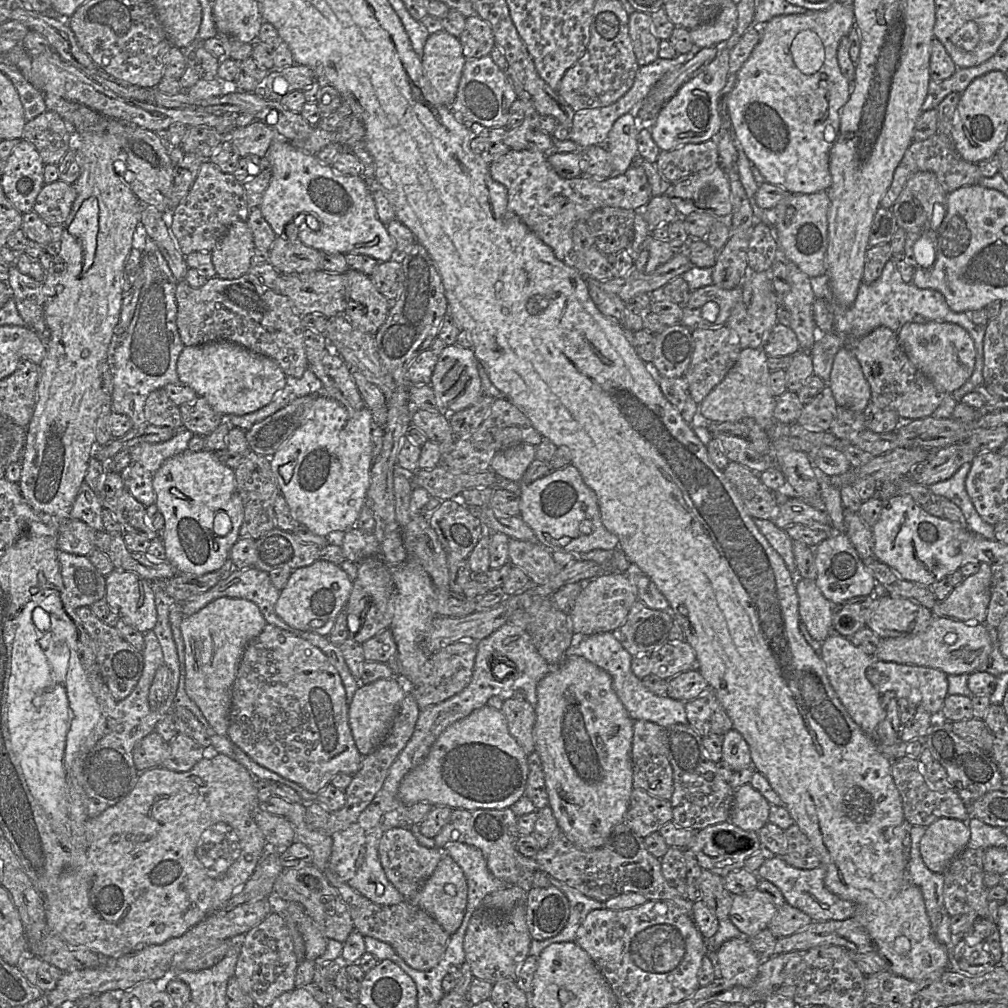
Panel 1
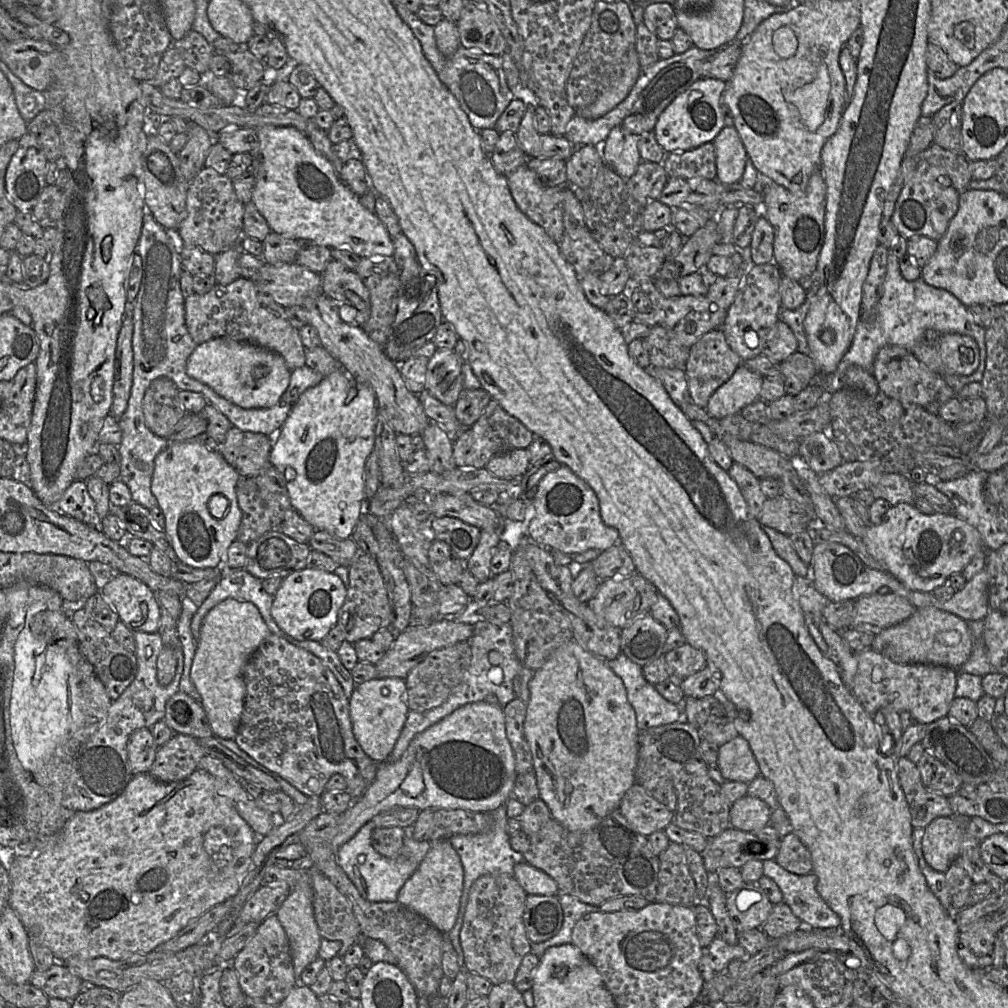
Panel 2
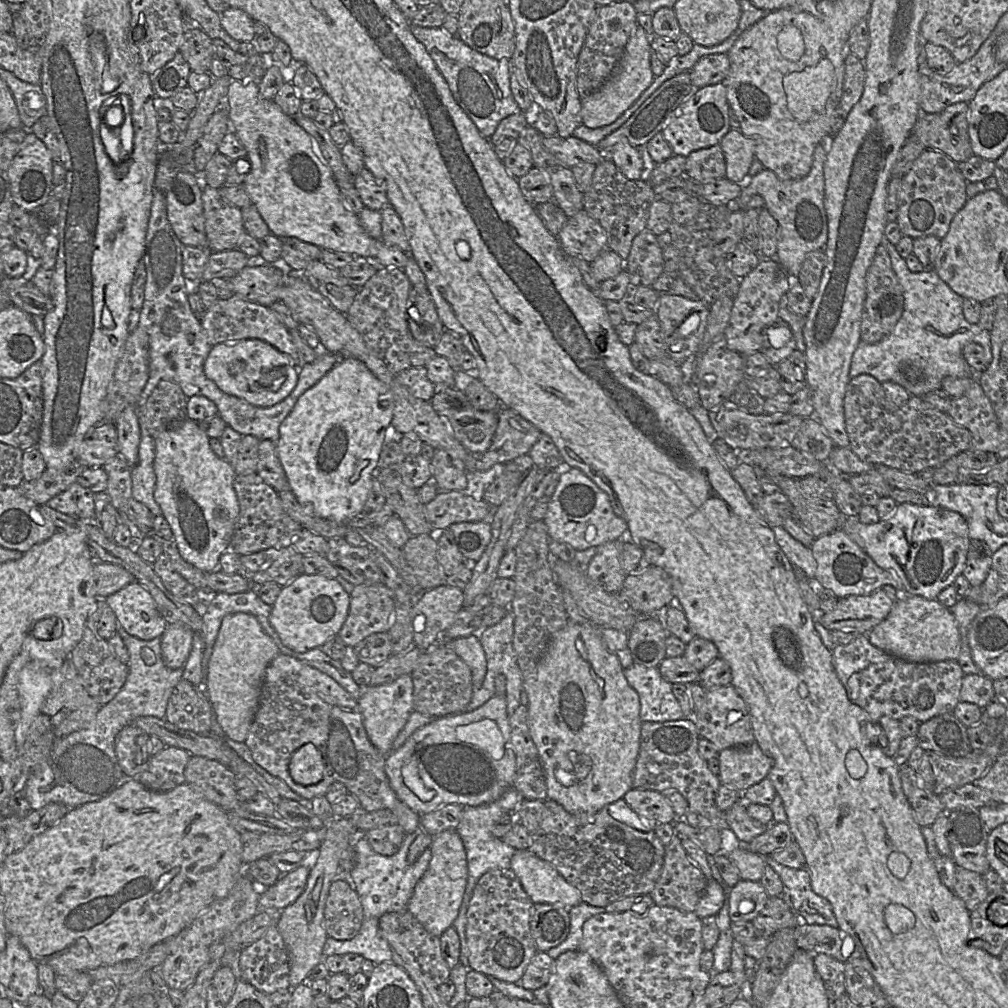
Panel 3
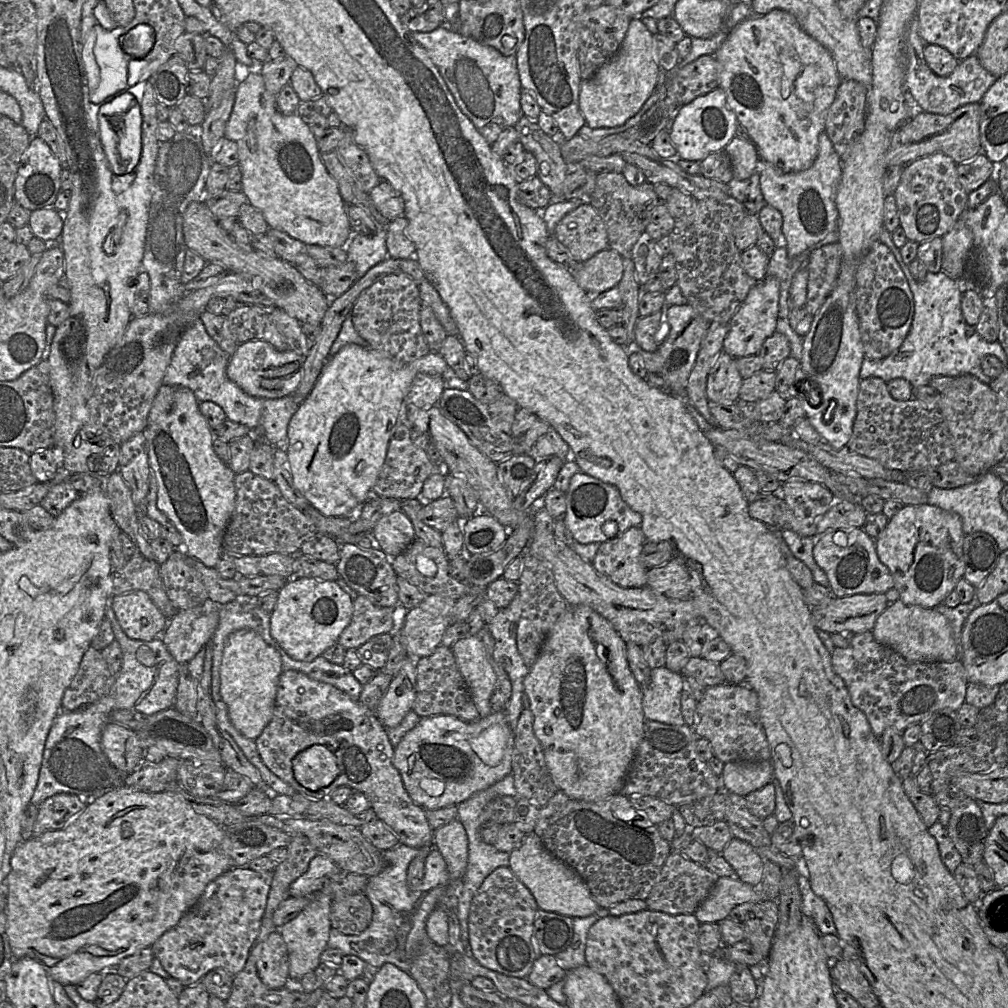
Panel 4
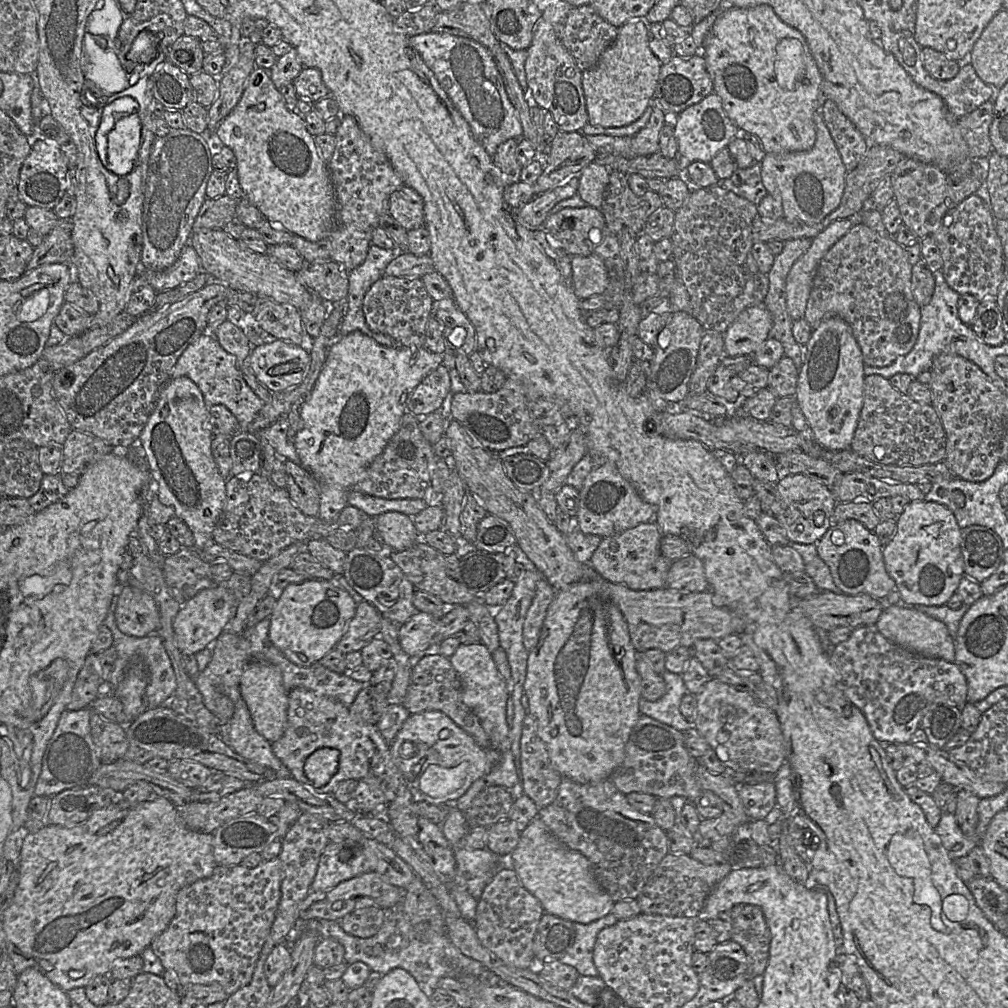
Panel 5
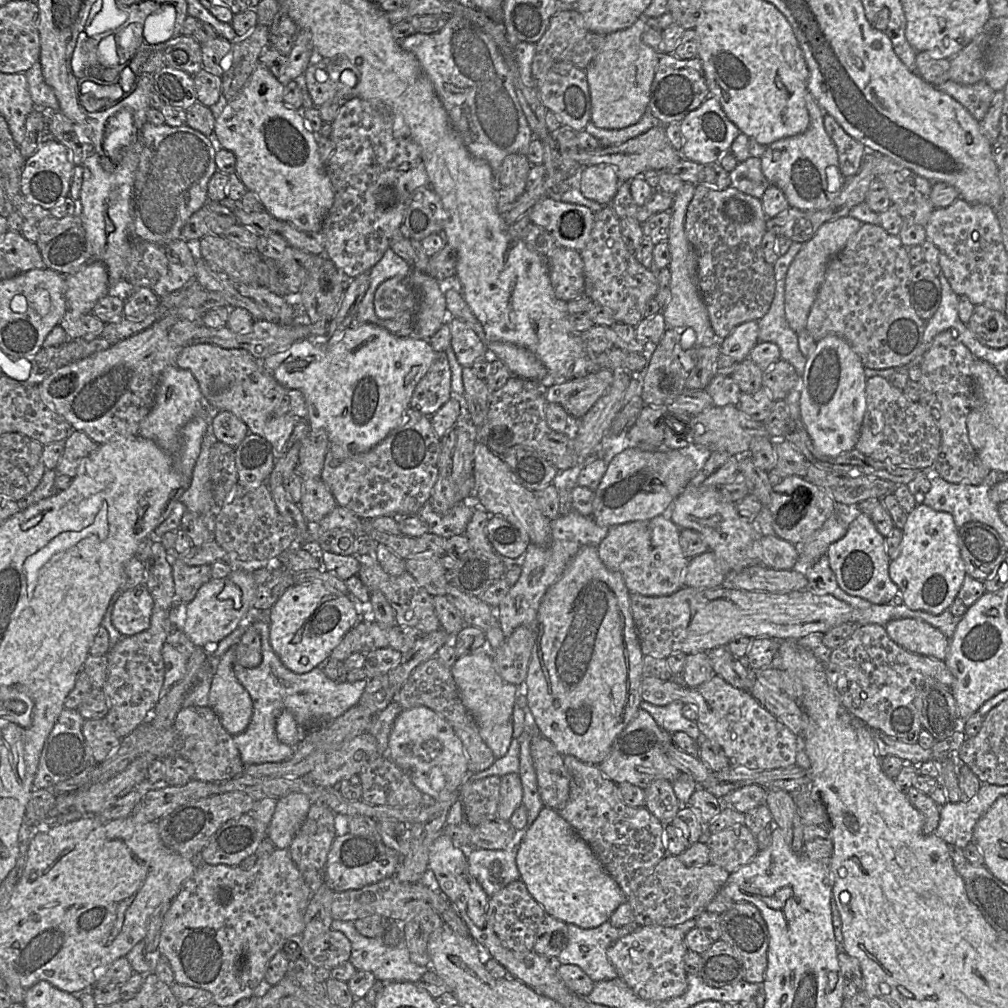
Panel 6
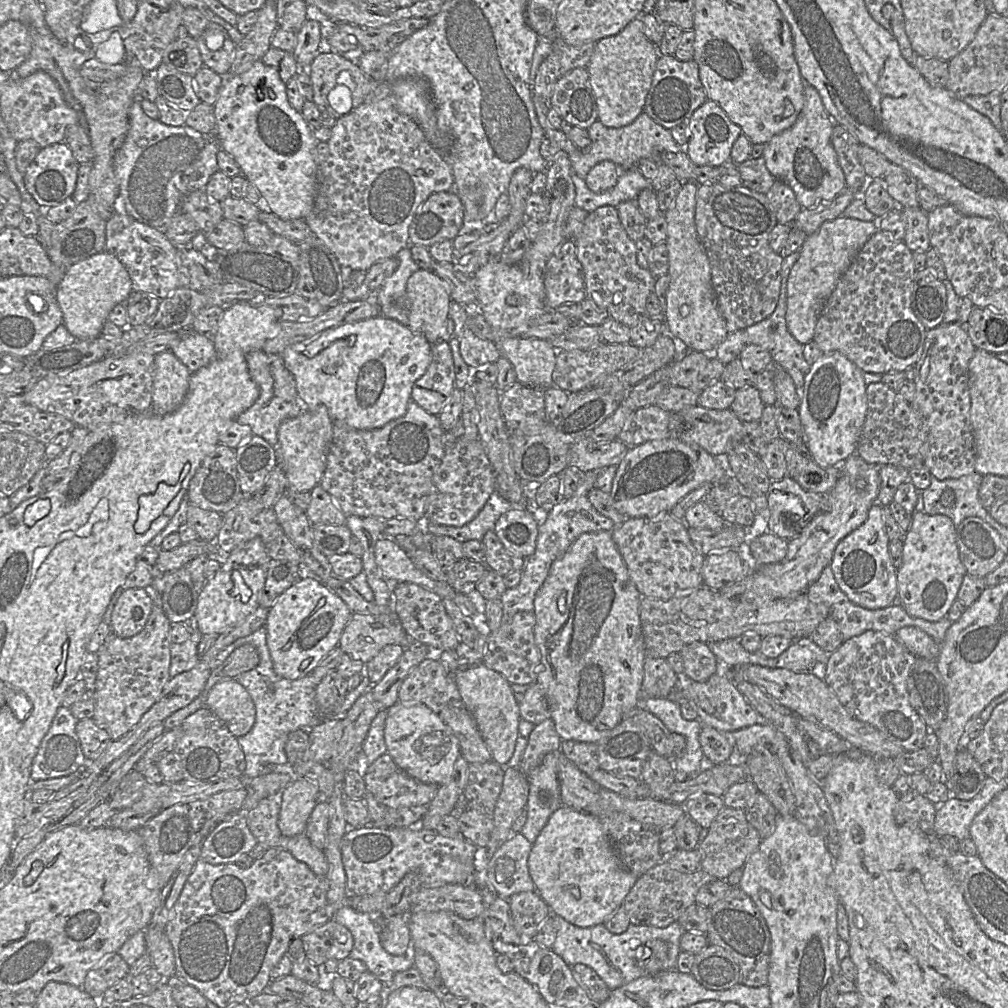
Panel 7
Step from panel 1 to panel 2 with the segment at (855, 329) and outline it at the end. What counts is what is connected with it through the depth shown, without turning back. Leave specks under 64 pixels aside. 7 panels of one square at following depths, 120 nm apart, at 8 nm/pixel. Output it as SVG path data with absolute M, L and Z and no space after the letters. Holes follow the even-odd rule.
M888 252L887 271L883 283L883 294L876 305L876 314L872 322L861 319L857 324L853 340L848 350L840 360L837 369L830 375L822 376L817 372L818 382L826 394L831 394L841 387L841 377L851 365L856 365L871 373L878 351L885 345L898 345L911 351L916 343L926 341L927 330L934 330L938 334L961 334L972 337L980 351L978 368L968 376L939 375L956 394L971 382L981 383L986 366L986 329L976 325L963 305L950 292L928 285L922 278L907 281L903 278L899 268L899 259Z

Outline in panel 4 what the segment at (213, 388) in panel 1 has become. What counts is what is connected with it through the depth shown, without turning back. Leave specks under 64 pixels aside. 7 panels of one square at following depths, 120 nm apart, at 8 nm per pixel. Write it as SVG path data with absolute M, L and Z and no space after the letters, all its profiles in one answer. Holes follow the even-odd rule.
M252 340L238 345L230 356L227 376L250 396L279 399L291 396L302 380L304 358L292 350L278 351L266 341Z

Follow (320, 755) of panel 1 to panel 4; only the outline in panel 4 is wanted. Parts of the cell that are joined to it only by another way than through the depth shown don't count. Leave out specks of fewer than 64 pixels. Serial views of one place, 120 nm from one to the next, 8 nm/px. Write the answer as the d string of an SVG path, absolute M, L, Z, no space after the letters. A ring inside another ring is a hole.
M295 670L282 671L277 686L272 719L260 736L255 739L255 742L264 764L296 792L314 800L321 800L327 798L337 787L348 786L353 791L362 792L367 797L370 809L373 810L375 816L397 835L400 843L413 848L432 845L434 830L426 818L426 810L411 799L399 771L392 763L394 747L388 739L387 729L382 725L375 712L369 710L359 700L353 700L342 690L311 679ZM315 744L324 745L334 753L339 774L330 785L318 791L311 791L300 785L295 779L292 760L299 752Z

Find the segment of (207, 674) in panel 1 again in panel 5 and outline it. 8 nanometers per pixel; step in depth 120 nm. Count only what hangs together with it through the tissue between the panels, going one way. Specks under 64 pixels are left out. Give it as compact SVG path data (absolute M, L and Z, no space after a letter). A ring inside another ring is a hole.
M258 660L251 661L240 679L240 693L253 720L256 731L271 743L279 740L287 724L288 697L282 672L276 665Z

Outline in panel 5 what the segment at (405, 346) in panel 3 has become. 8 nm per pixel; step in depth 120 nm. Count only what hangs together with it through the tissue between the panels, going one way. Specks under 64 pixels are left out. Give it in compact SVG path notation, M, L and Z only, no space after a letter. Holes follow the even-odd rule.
M382 276L371 285L363 300L363 313L370 330L390 336L406 347L425 347L425 328L434 309L435 301L417 277Z

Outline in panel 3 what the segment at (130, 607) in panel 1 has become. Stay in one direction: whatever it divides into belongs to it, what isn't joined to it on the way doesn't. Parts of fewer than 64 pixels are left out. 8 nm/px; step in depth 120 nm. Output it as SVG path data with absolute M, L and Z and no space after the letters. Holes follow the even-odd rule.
M137 581L107 596L105 601L119 625L128 634L141 640L161 637L168 625L150 592Z

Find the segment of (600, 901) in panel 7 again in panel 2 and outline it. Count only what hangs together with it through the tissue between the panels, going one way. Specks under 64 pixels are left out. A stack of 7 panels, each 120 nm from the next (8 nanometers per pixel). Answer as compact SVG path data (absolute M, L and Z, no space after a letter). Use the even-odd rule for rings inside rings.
M527 862L514 866L514 877L527 895L558 895L557 883L548 874Z

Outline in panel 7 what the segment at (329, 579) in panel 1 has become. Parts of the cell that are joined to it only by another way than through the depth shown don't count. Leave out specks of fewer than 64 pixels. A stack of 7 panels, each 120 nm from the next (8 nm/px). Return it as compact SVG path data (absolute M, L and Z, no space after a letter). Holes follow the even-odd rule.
M300 579L279 595L268 609L266 643L274 672L296 680L310 674L321 660L338 646L352 611L345 602L318 579Z

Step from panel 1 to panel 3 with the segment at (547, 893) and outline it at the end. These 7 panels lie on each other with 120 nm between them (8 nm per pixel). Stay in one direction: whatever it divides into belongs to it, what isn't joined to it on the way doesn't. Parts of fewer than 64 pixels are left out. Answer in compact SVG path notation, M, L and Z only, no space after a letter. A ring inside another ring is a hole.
M561 904L533 905L530 928L538 951L547 952L567 938L570 929L568 910Z

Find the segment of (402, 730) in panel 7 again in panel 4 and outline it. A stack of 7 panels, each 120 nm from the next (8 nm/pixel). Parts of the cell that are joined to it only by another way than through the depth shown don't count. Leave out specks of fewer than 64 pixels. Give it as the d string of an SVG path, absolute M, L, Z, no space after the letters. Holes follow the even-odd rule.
M493 711L475 722L465 722L453 715L421 718L418 724L394 747L392 763L399 771L411 799L425 810L458 805L473 794L485 790L512 772L514 733L505 711Z

